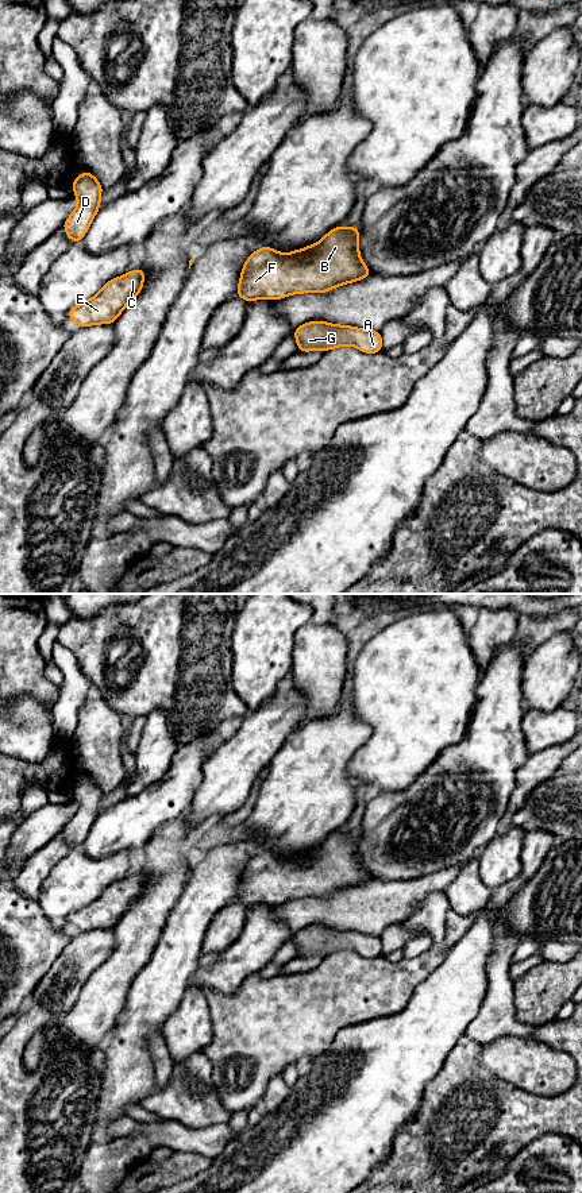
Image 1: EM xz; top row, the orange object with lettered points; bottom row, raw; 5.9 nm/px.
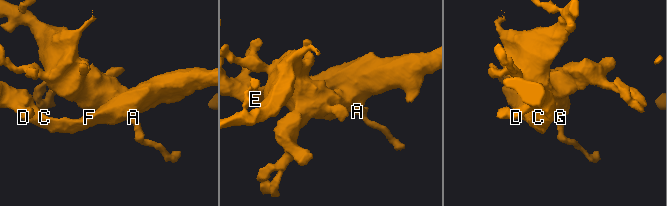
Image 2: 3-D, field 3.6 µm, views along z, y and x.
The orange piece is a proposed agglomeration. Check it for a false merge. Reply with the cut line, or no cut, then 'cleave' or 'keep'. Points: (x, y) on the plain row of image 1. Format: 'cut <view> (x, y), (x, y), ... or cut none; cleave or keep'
cut none; keep

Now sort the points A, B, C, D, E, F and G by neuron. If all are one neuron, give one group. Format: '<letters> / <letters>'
A B C D E F G

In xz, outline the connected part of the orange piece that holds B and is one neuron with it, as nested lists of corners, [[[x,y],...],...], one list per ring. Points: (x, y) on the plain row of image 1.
[[[359,831],[332,833],[319,848],[288,860],[267,850],[253,857],[234,900],[247,907],[282,904],[298,897],[325,897],[373,880],[359,860]]]

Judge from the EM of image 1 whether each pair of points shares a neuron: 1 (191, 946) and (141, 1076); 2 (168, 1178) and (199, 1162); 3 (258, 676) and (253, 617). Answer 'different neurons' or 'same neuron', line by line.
1: same neuron
2: same neuron
3: same neuron

